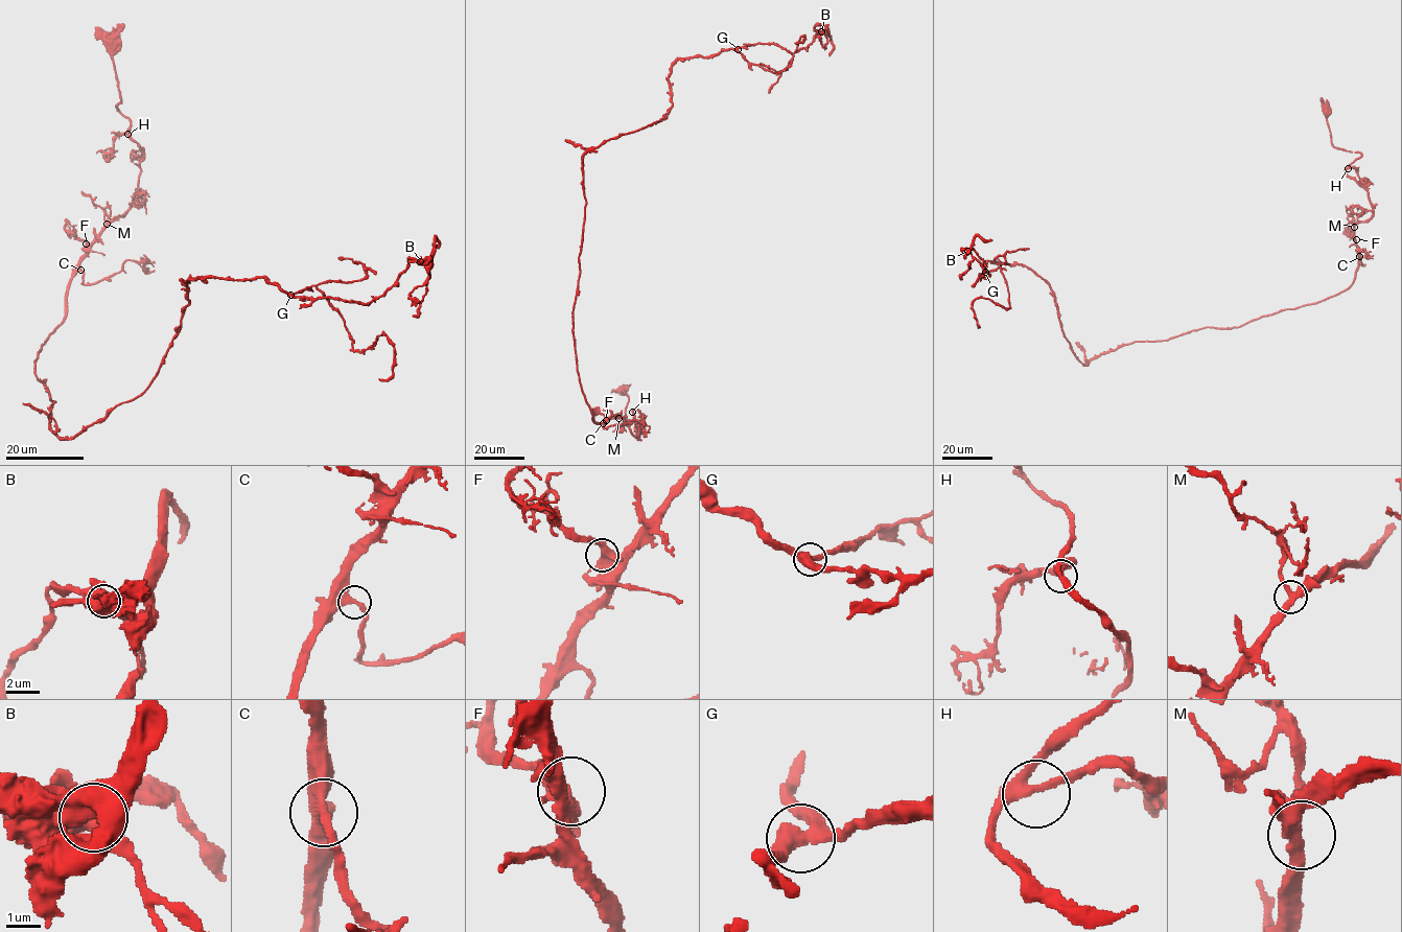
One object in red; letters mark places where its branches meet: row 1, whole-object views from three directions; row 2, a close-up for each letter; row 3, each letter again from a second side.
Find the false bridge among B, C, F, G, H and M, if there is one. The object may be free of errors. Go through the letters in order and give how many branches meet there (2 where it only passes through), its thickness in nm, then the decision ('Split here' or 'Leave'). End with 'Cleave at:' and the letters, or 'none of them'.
B: Branches: 3. Thickness 700 nm. Split here
C: Branches: 2. Thickness 340 nm. Leave
F: Branches: 2. Thickness 480 nm. Leave
G: Branches: 3. Thickness 420 nm. Leave
H: Branches: 3. Thickness 280 nm. Leave
M: Branches: 3. Thickness 320 nm. Leave
Cleave at: B

